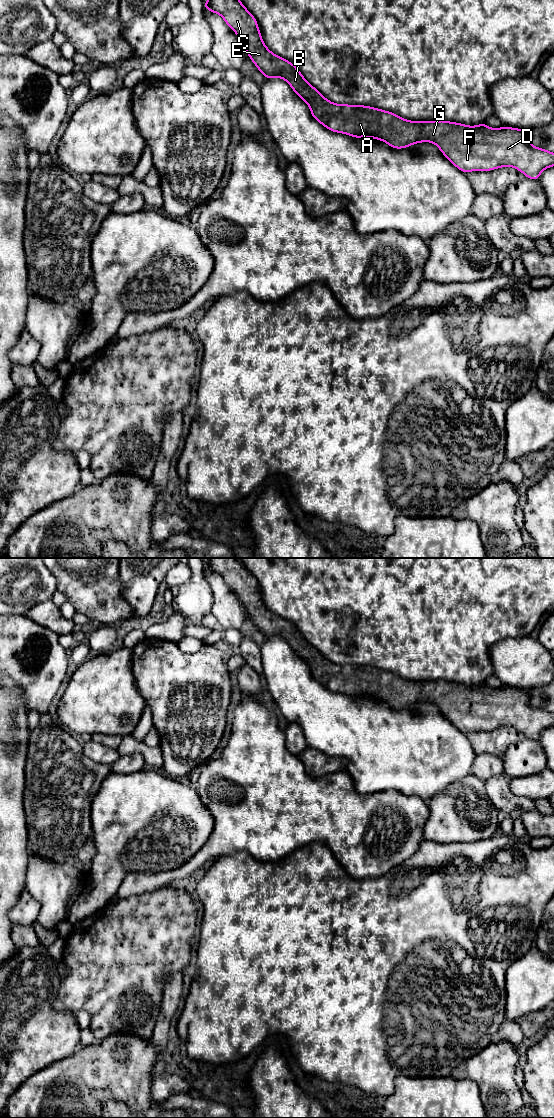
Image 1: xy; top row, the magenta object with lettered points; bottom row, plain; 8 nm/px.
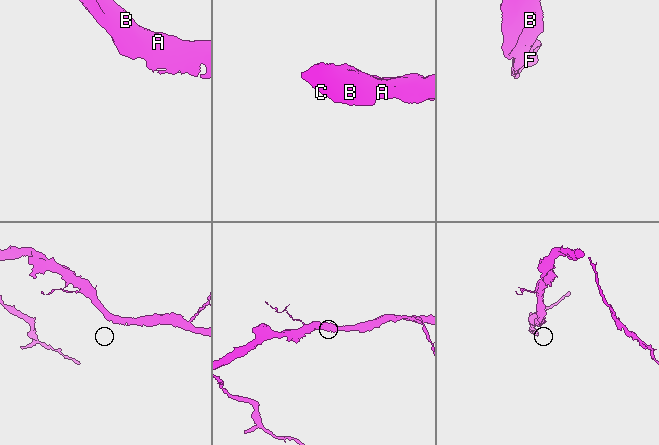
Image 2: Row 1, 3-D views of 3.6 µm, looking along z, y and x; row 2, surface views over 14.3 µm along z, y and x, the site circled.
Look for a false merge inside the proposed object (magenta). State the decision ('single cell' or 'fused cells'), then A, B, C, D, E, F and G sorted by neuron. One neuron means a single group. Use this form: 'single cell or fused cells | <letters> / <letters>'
single cell | A B C D E F G

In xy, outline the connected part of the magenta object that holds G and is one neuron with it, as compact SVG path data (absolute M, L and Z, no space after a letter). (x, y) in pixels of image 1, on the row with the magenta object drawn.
M208 0L204 9L219 14L238 37L245 52L266 79L279 77L285 80L295 94L307 103L312 117L335 133L353 138L374 138L384 141L391 148L404 149L421 142L435 144L441 153L460 171L492 171L501 167L514 167L526 178L538 180L543 170L554 166L554 153L530 143L528 130L502 126L494 129L481 123L475 126L463 123L438 121L411 121L383 109L366 105L336 104L324 97L290 61L271 52L262 40L256 18L240 0Z

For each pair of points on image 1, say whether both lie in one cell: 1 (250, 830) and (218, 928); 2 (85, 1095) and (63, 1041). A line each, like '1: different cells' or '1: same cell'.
1: different cells
2: different cells

